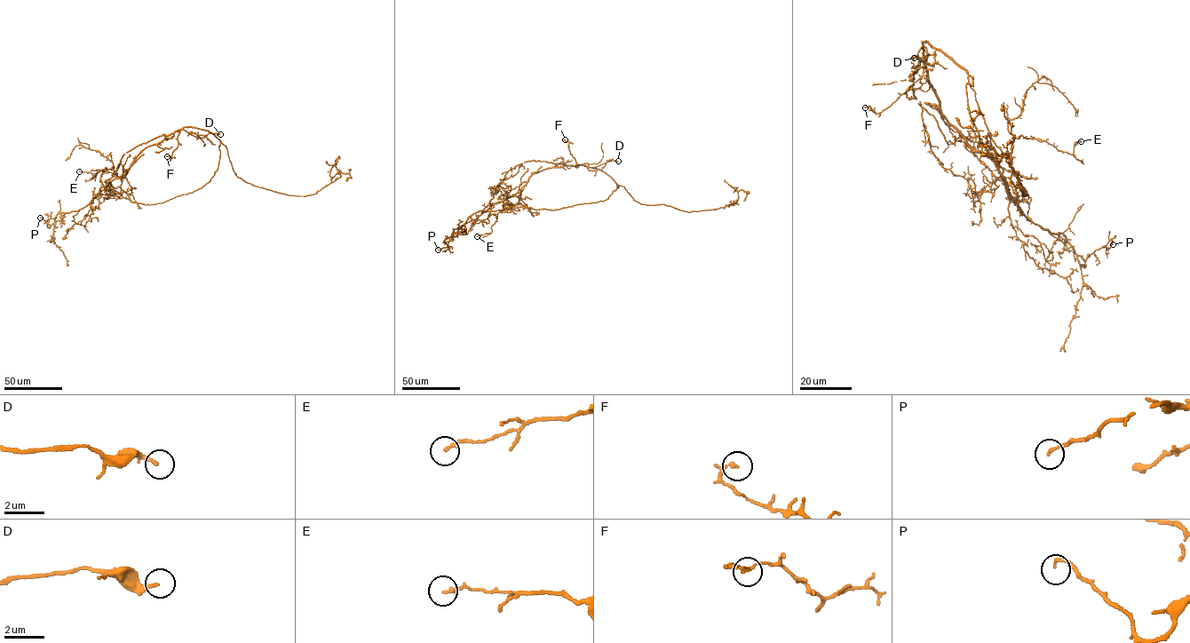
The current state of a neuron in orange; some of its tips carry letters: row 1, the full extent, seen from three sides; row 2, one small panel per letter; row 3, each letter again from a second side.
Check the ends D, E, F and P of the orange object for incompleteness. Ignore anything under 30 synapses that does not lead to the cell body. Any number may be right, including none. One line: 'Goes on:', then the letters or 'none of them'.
Goes on: none of them

